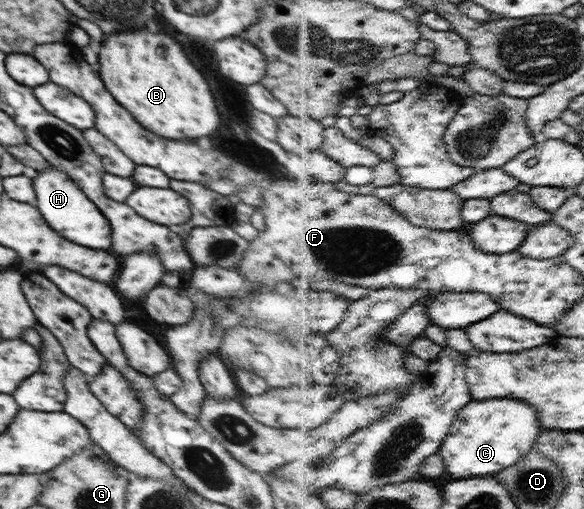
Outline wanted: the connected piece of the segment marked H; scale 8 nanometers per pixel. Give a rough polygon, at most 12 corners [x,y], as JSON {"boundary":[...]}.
{"boundary":[[54,166],[34,191],[46,223],[78,245],[108,249],[110,225]]}

